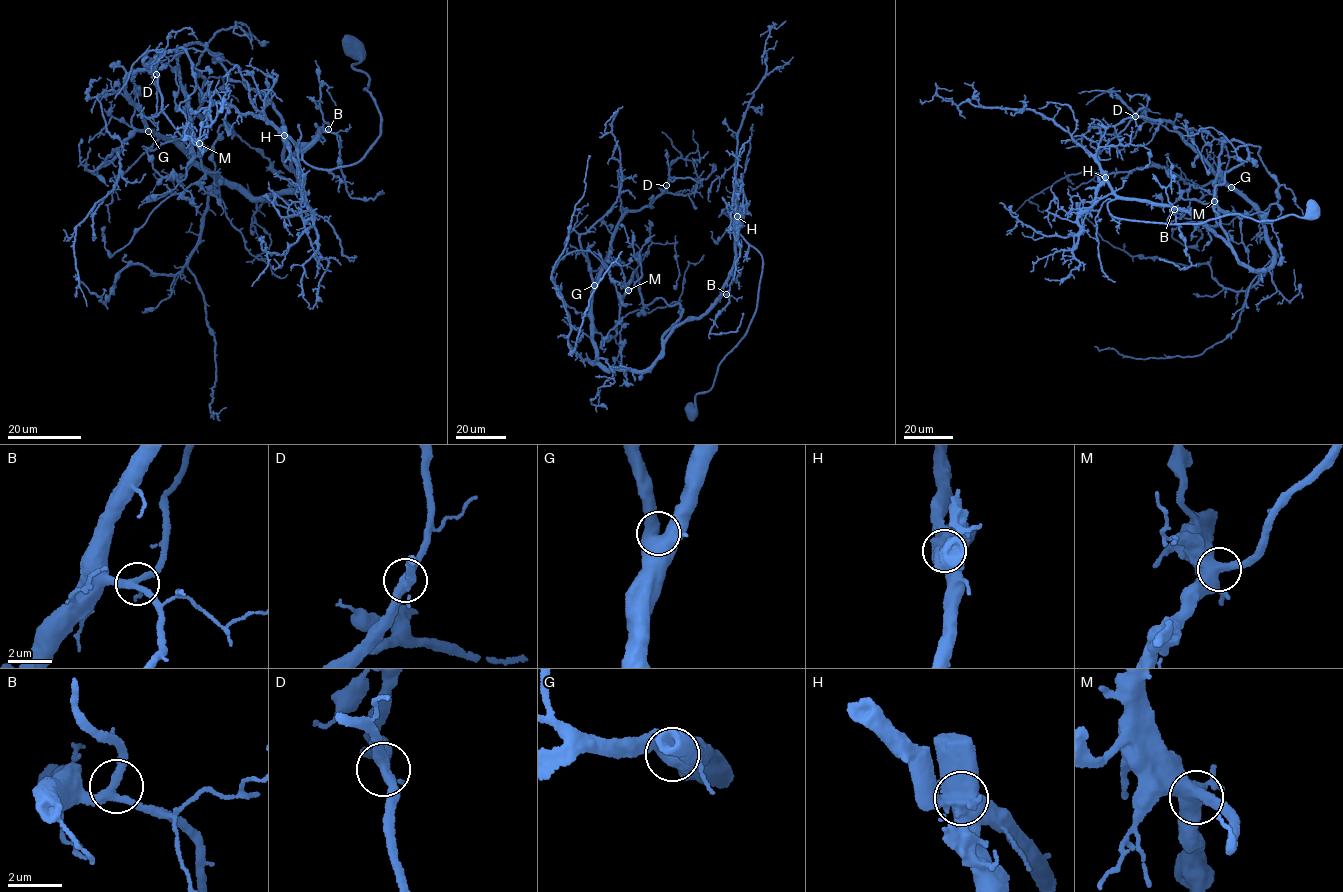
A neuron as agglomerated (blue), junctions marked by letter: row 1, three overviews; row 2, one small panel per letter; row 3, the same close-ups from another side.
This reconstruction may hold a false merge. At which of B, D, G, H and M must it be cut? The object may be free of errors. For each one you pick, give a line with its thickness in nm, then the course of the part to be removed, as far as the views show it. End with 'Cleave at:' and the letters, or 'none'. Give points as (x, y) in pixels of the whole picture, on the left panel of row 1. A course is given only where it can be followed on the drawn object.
H: 850 nm thick; foreign part runs (285, 135), (306, 207), (312, 214), (312, 225), (282, 255), (263, 251), (262, 238)
Cleave at: H

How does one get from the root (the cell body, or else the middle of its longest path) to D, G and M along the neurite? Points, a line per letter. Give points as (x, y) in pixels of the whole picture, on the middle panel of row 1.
D: (691, 410), (755, 311), (739, 234), (721, 297), (646, 369), (593, 340), (620, 218), (666, 185)
G: (691, 410), (746, 333), (762, 256), (736, 235), (721, 297), (674, 329), (641, 371), (600, 365), (594, 285)
M: (691, 410), (762, 256), (737, 234), (721, 297), (664, 340), (679, 304), (644, 304), (636, 270), (628, 290)

